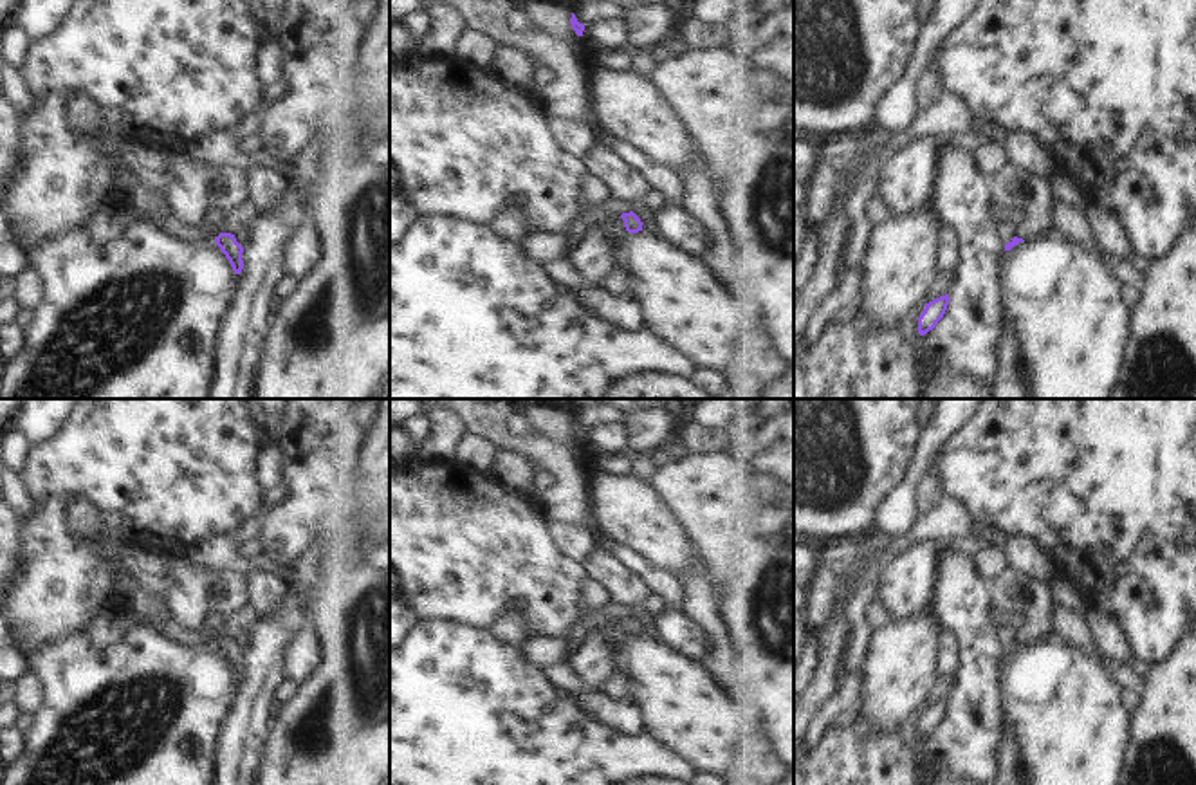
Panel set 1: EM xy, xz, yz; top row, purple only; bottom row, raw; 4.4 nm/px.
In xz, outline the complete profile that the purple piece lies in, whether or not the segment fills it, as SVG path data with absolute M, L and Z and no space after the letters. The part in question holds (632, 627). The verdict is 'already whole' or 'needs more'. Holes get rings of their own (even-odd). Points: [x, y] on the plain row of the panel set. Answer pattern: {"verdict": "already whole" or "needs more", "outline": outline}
{"verdict": "needs more", "outline": "M633 615L622 617L590 632L566 662L588 686L599 688L615 670L613 653L619 642L639 635L642 635L640 623Z"}

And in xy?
{"verdict": "needs more", "outline": "M166 552L164 563L170 576L164 601L170 619L182 628L206 632L233 675L240 679L244 673L244 651L235 639L220 637L216 632L207 630L202 621L207 614L236 612L247 605L247 577L227 570L193 568L184 552Z"}

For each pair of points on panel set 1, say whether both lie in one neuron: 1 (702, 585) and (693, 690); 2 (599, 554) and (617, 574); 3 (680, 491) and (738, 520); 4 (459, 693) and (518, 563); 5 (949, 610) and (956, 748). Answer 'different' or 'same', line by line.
1: different
2: same
3: same
4: different
5: same

